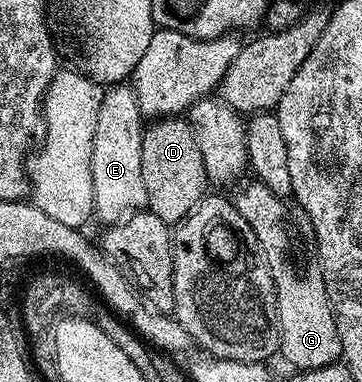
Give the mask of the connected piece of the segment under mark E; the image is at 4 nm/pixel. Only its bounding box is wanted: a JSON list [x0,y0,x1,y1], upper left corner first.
[92,85,146,224]

